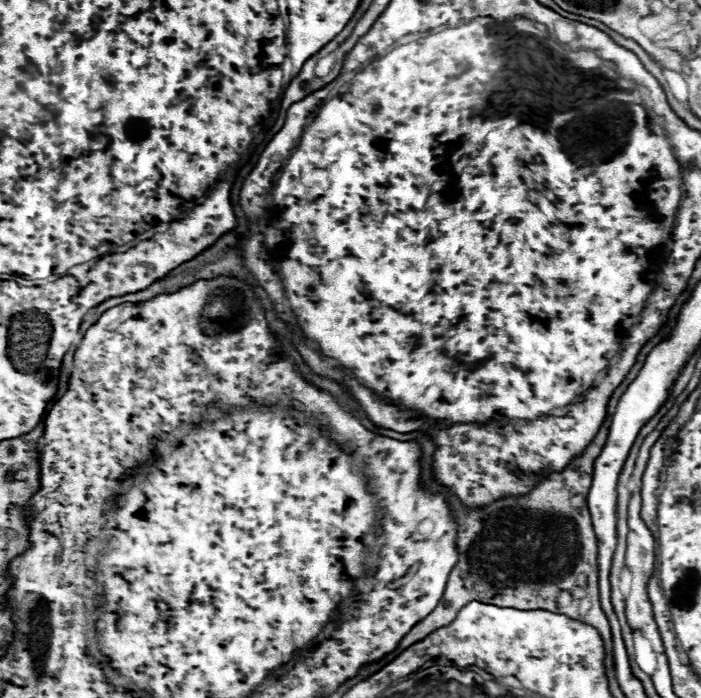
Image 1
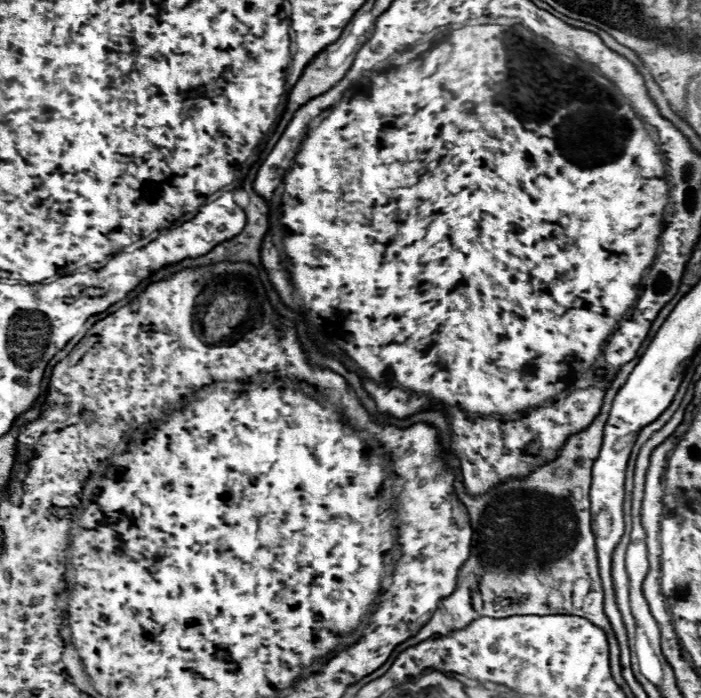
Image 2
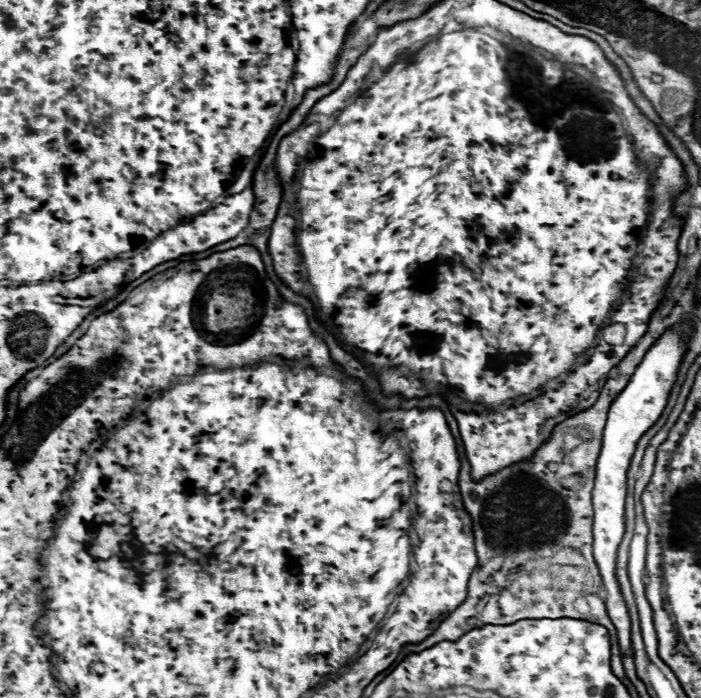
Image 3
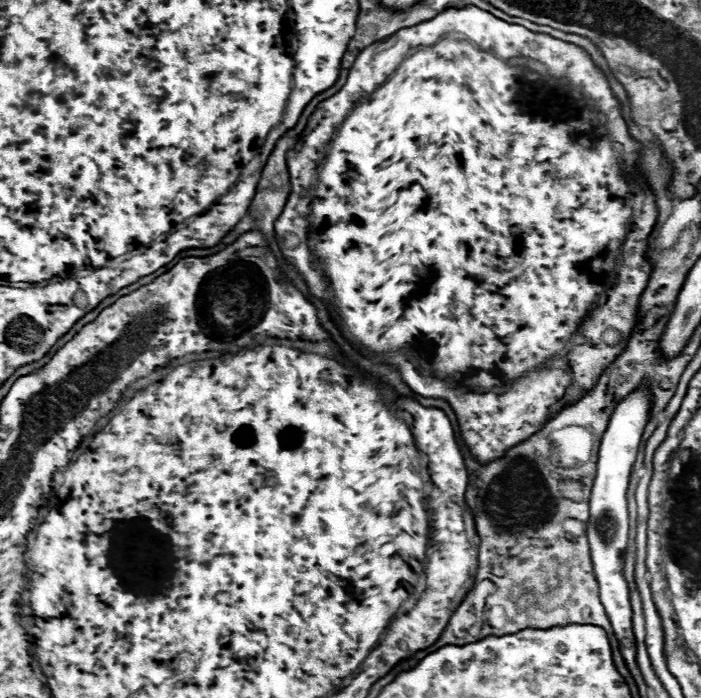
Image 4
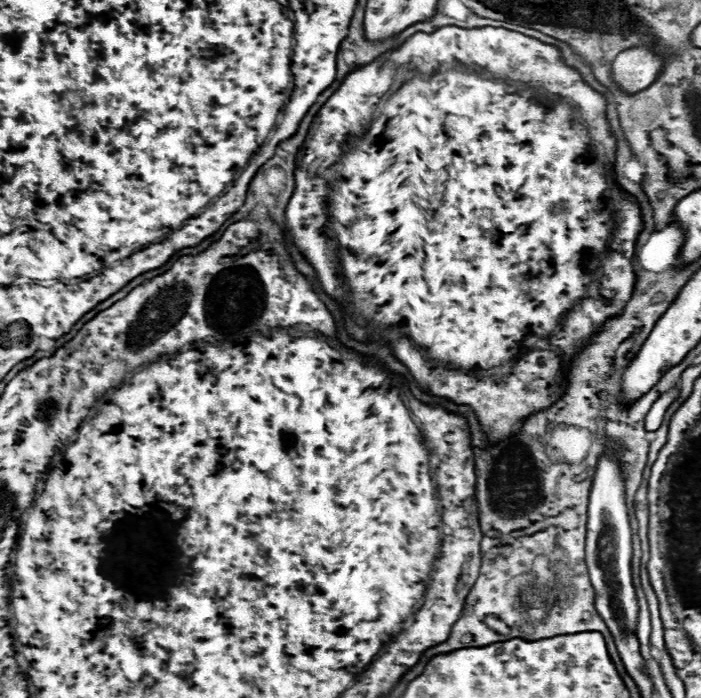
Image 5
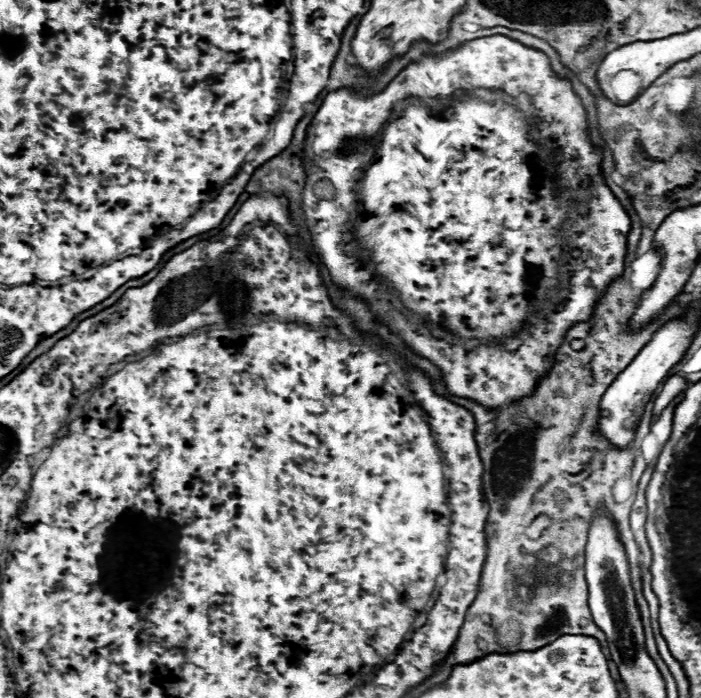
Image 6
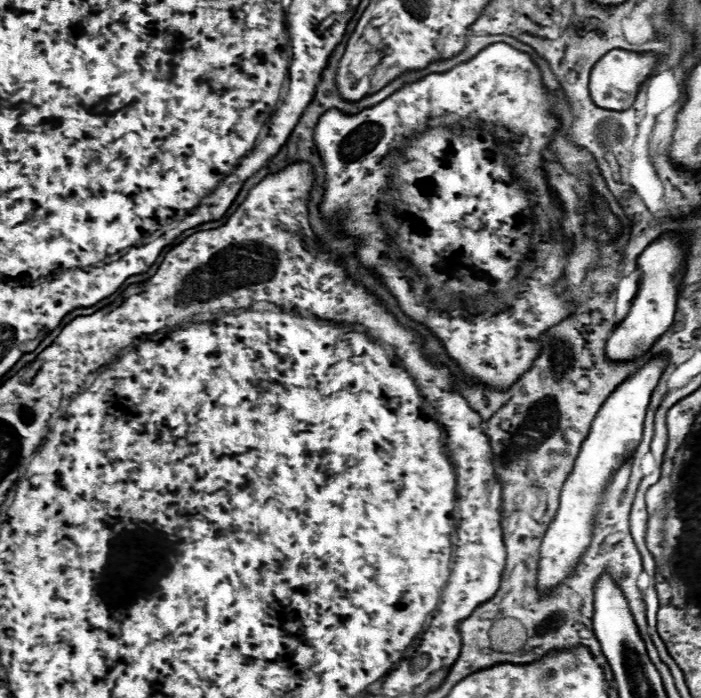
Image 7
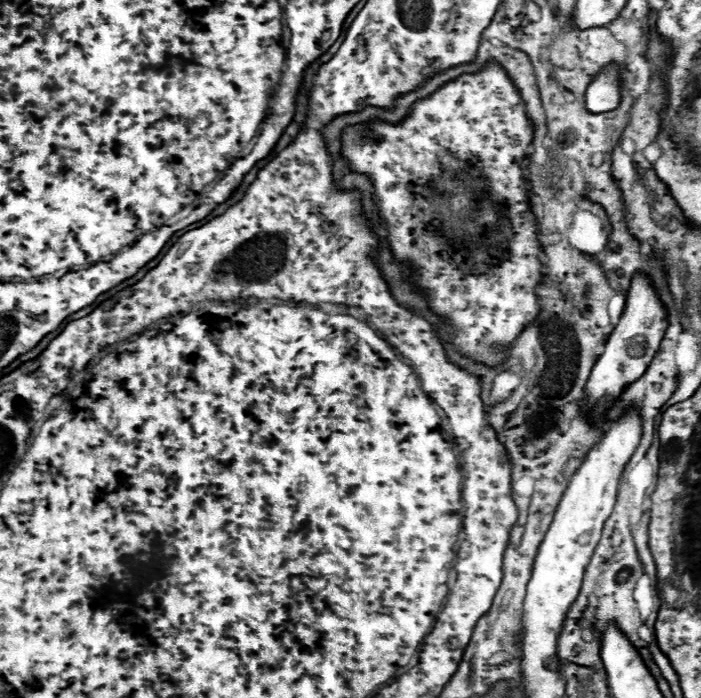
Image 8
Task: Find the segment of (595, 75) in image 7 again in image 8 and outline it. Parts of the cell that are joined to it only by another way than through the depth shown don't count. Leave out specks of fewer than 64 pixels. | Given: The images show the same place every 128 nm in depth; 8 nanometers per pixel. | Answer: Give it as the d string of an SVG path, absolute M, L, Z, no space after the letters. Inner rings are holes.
M610 66L600 76L592 80L586 88L586 108L592 114L614 110L620 102L620 88L618 88L618 70Z

